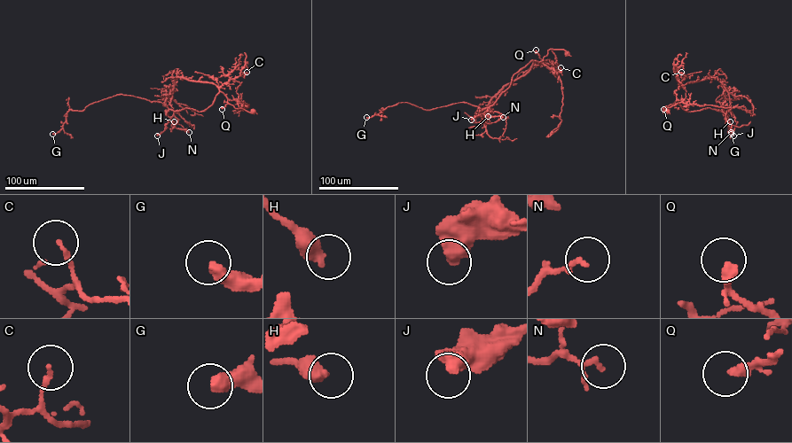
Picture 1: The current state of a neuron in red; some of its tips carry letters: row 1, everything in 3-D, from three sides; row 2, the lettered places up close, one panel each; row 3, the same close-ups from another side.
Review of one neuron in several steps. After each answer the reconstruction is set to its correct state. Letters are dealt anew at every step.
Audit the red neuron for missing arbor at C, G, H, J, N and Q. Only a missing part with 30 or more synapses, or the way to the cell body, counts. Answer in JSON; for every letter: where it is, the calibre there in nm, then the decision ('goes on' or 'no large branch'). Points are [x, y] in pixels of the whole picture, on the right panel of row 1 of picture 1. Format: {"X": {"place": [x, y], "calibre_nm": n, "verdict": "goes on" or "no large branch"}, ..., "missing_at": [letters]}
{"C": {"place": [681, 72], "calibre_nm": 150, "verdict": "no large branch"}, "G": {"place": [731, 134], "calibre_nm": 440, "verdict": "no large branch"}, "H": {"place": [730, 121], "calibre_nm": 500, "verdict": "no large branch"}, "J": {"place": [733, 136], "calibre_nm": 550, "verdict": "no large branch"}, "N": {"place": [731, 132], "calibre_nm": 110, "verdict": "no large branch"}, "Q": {"place": [663, 109], "calibre_nm": 320, "verdict": "no large branch"}, "missing_at": []}

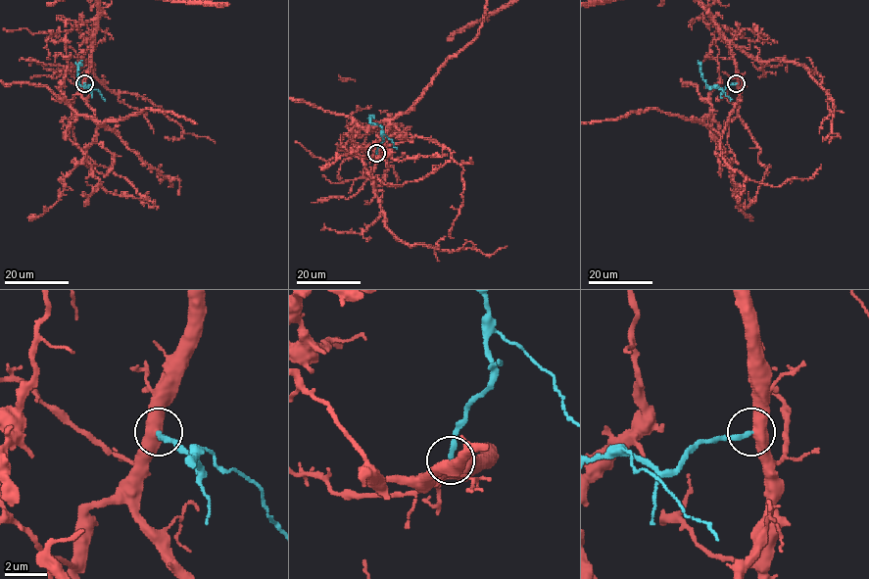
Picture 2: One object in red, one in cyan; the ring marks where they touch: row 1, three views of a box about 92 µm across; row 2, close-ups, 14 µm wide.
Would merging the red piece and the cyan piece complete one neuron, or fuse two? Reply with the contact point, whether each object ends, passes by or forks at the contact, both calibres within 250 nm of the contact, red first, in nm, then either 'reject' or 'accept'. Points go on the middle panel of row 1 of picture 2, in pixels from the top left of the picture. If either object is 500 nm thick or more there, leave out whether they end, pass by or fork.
(376, 153) | 550/240 nm | accept

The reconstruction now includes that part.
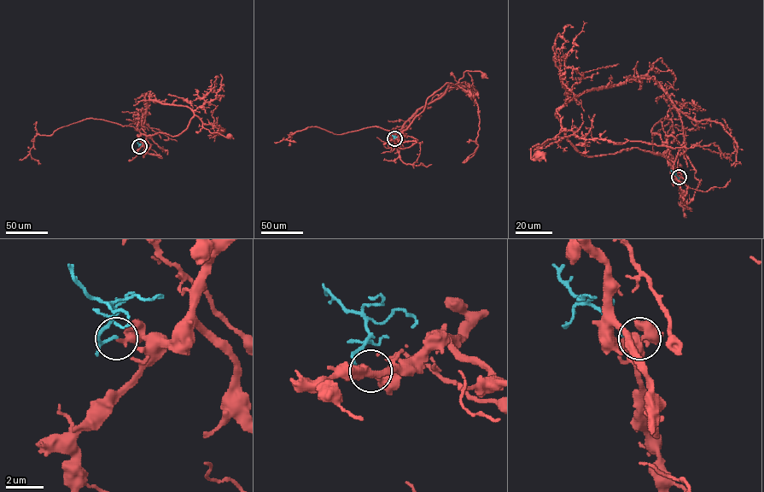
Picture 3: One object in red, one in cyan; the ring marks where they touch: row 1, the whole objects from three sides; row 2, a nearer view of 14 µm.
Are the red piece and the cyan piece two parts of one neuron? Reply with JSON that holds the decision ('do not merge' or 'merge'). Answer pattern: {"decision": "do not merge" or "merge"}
{"decision": "do not merge"}

